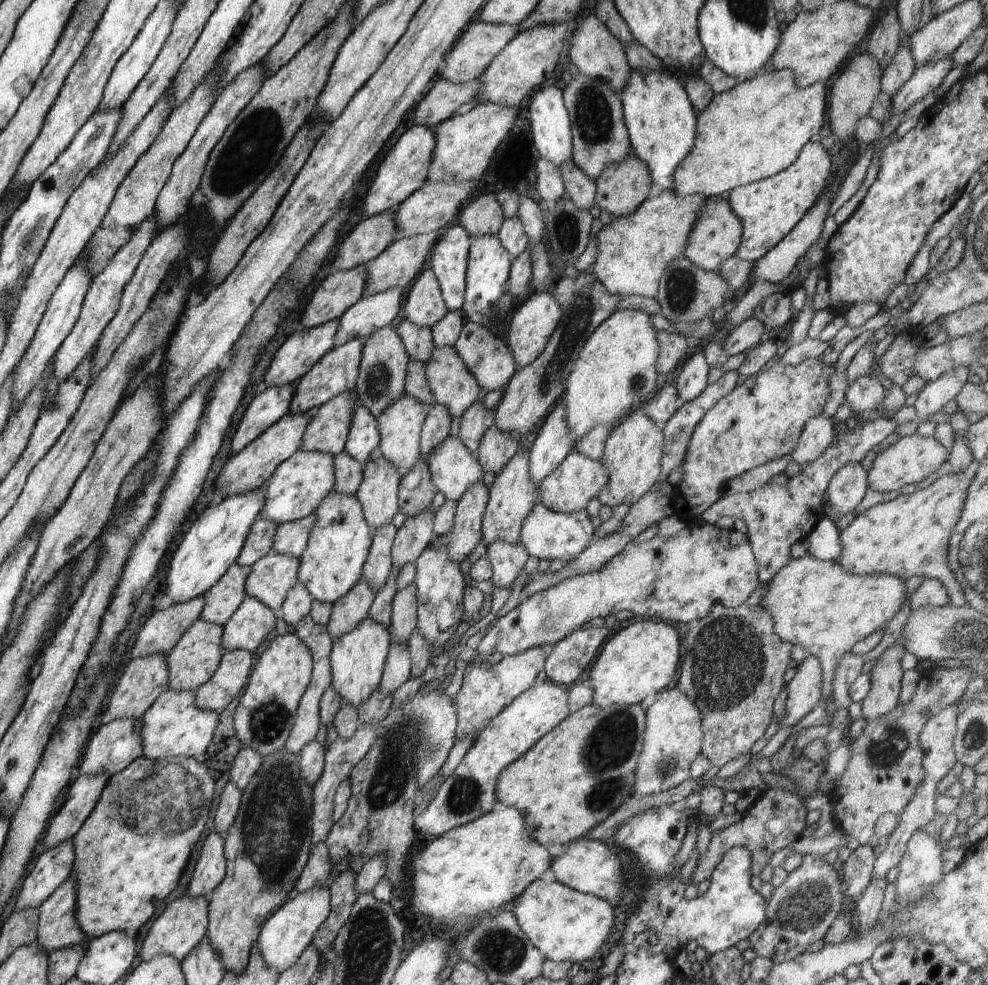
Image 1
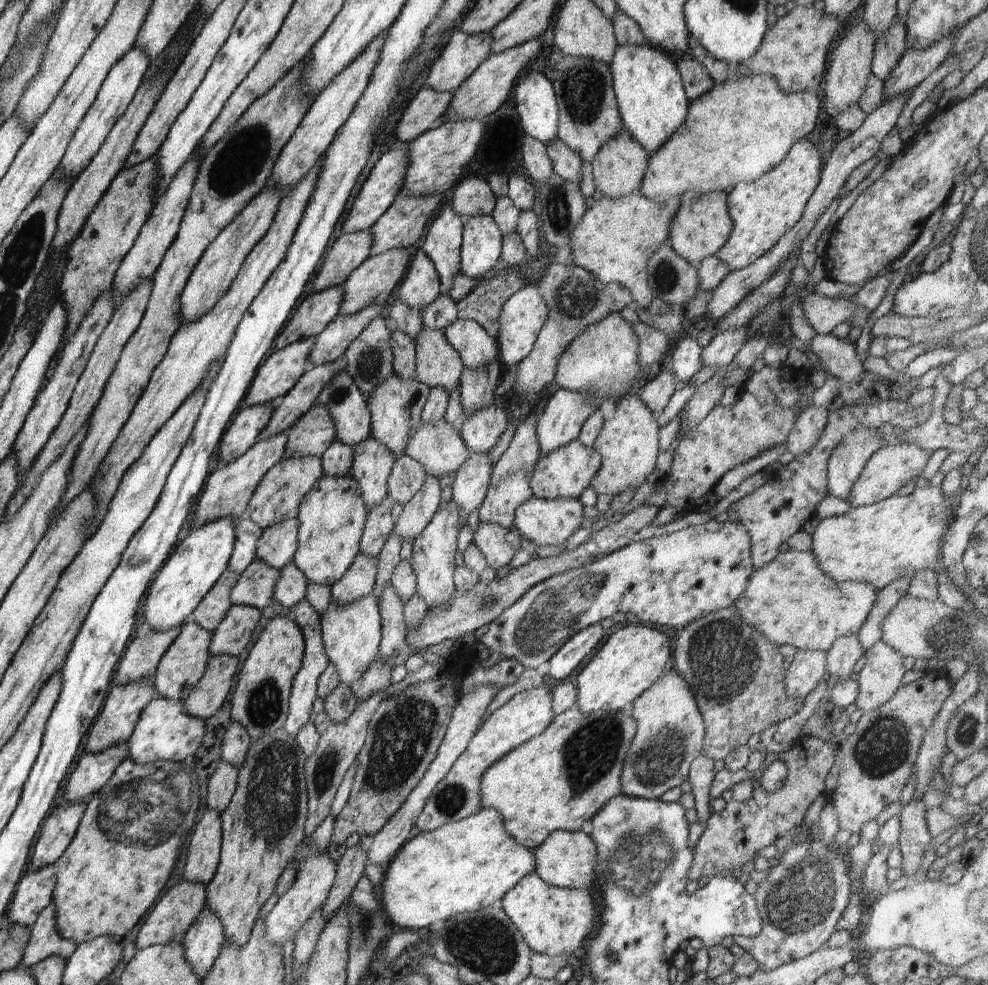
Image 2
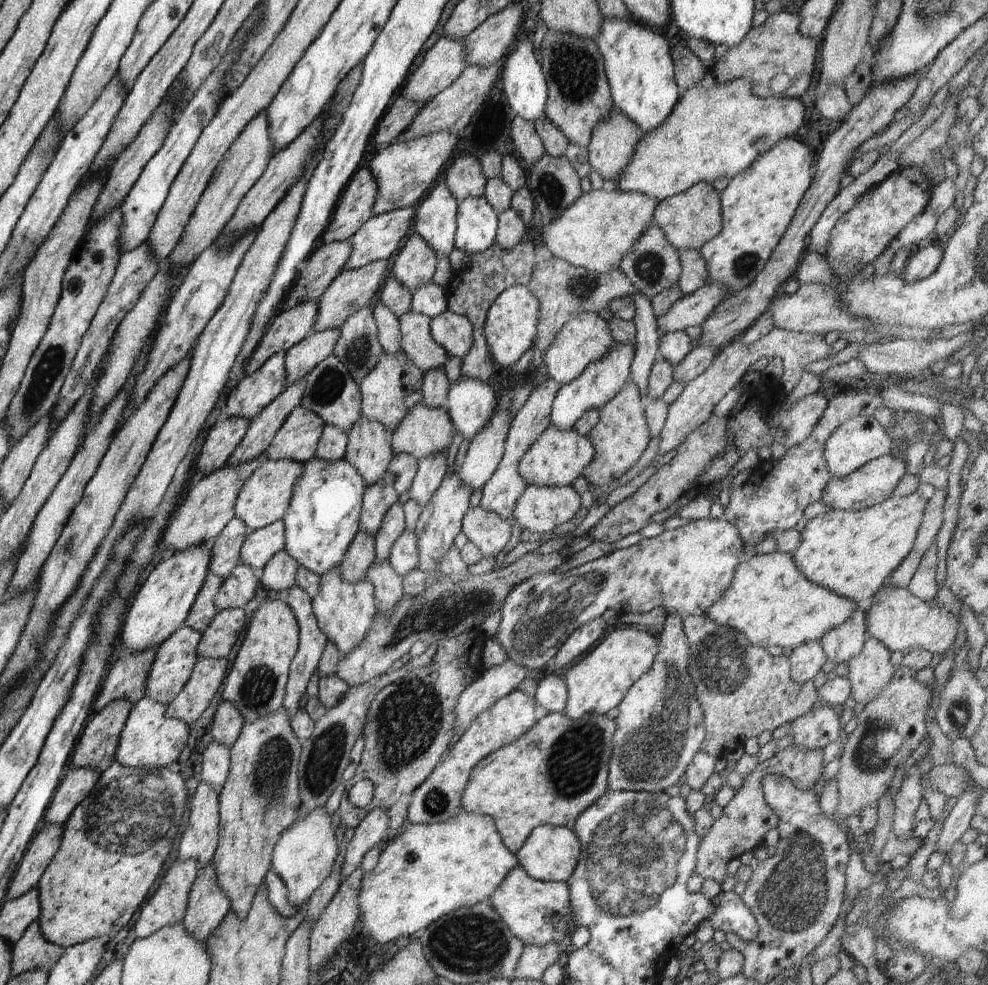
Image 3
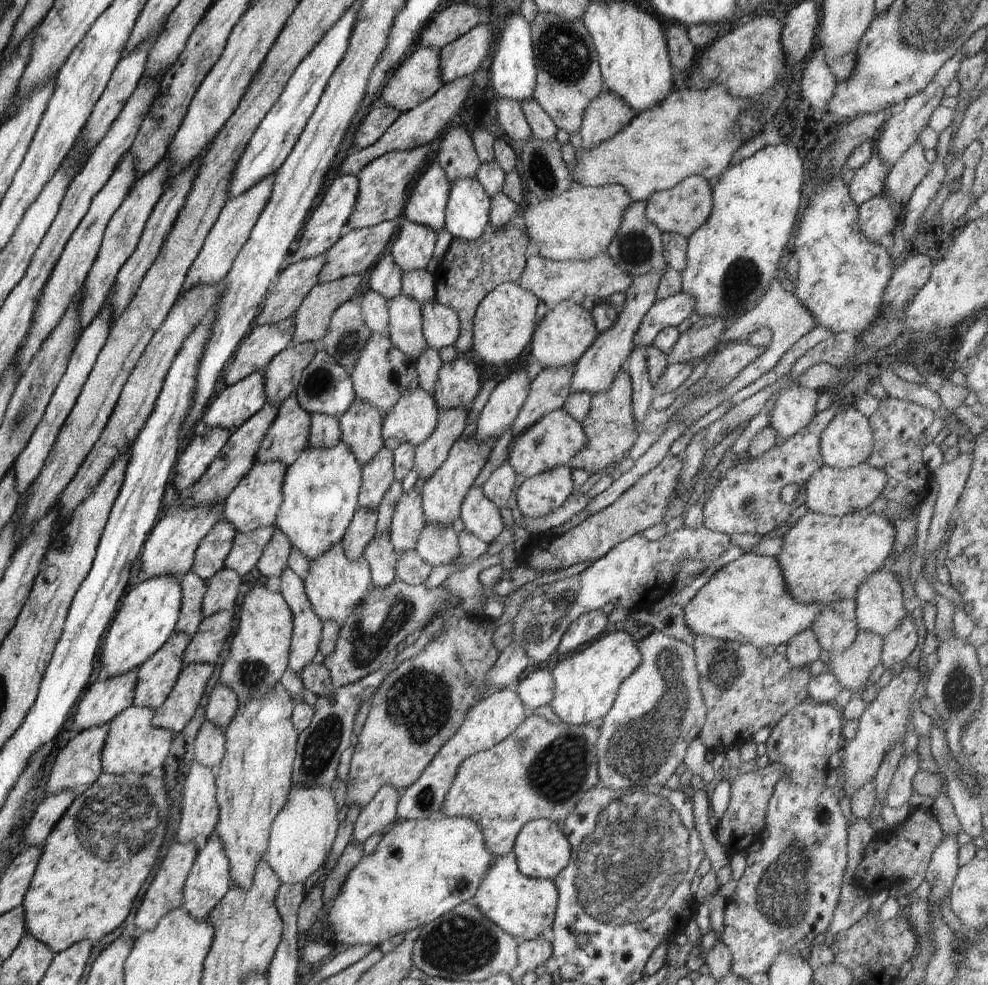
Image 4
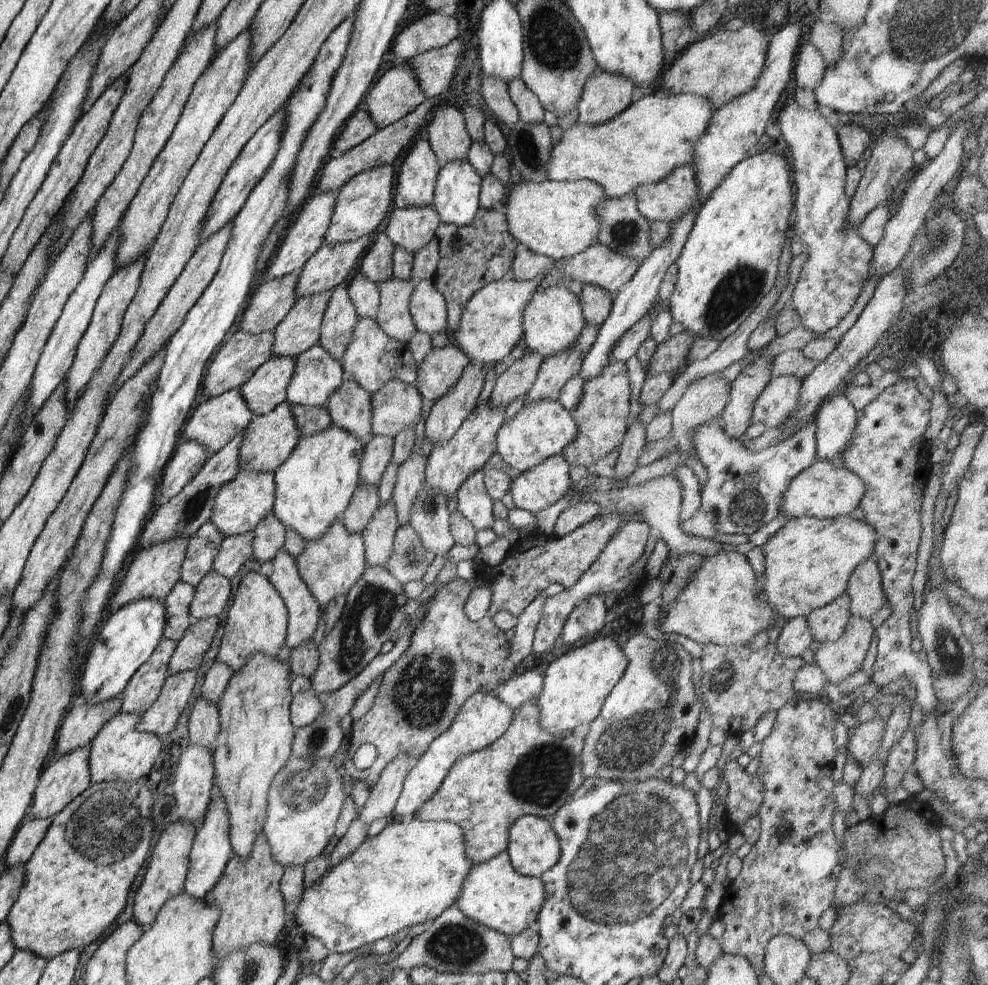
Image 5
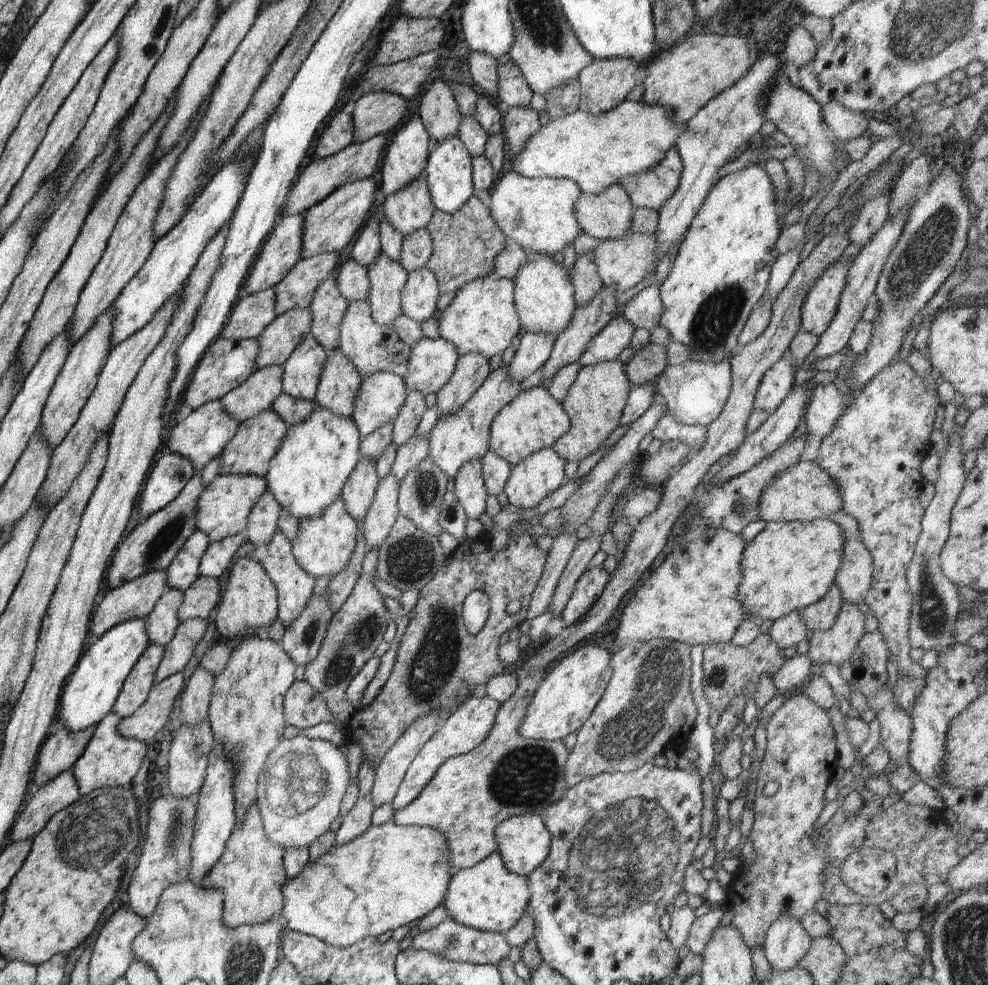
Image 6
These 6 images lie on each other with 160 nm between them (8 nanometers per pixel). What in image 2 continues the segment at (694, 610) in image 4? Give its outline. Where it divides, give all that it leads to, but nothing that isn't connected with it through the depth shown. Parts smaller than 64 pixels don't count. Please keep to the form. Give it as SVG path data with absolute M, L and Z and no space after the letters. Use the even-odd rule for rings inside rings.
M789 550L778 552L768 564L754 569L744 592L732 605L736 607L737 613L746 624L752 625L774 644L790 644L800 650L827 652L837 638L857 634L873 607L877 592L873 586L864 583L837 583L821 571L816 557L810 551Z

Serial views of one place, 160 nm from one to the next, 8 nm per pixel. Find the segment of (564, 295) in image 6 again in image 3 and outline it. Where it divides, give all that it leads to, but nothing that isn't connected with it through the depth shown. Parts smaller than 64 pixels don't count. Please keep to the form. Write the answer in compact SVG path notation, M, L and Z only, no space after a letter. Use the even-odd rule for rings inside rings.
M578 313L560 327L543 356L543 364L550 377L565 385L576 379L589 362L601 359L613 347L614 341L609 324L598 314Z

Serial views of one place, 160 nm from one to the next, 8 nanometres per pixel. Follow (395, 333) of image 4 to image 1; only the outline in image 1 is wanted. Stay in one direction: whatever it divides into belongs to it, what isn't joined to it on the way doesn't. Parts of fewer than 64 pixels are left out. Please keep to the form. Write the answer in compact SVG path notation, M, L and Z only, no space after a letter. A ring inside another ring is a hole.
M435 347L425 372L436 403L446 408L451 417L462 418L481 399L480 384L454 348Z

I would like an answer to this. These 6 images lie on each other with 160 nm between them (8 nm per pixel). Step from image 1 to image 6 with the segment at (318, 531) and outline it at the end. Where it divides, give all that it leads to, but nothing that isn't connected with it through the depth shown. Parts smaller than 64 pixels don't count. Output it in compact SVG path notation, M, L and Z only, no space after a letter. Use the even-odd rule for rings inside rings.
M316 404L315 411L307 419L287 428L264 476L267 480L267 490L274 495L282 509L291 512L296 518L312 519L320 516L334 500L340 497L344 483L358 464L358 459L362 456L361 438L356 423L350 417L334 414L331 410Z

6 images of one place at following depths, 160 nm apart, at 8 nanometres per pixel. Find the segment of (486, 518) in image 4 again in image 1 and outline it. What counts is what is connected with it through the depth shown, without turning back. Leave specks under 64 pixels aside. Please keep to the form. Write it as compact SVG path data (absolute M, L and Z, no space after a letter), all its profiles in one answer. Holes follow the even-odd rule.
M496 540L488 547L488 558L492 564L491 581L495 587L512 590L515 579L524 570L529 558L521 542L508 544L504 540Z

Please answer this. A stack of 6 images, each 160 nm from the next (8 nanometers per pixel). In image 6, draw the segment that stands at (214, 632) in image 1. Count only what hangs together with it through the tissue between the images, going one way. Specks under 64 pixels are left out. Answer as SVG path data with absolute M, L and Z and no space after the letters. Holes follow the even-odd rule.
M150 643L126 677L113 706L113 712L121 718L132 716L146 702L155 683L155 672L162 660L164 649L163 646Z

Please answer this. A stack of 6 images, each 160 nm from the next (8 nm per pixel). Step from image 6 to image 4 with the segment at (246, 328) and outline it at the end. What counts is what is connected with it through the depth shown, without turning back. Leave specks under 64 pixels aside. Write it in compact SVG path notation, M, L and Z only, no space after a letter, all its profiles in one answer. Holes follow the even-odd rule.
M325 254L288 265L279 274L278 282L263 300L254 325L271 325L294 316L325 263Z

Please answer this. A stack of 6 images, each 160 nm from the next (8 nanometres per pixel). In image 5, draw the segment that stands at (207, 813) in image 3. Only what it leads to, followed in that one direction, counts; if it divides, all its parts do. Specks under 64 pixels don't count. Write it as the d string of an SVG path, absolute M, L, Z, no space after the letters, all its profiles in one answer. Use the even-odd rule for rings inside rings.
M190 743L184 749L184 752L181 752L174 778L172 794L177 802L175 817L198 826L205 815L206 809L209 808L211 792L213 787L216 786L212 752L206 747Z

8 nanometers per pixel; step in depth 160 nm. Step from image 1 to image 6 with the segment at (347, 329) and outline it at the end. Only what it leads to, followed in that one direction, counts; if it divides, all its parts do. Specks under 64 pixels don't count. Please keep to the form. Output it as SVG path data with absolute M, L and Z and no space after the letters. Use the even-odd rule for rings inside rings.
M280 365L261 368L238 385L238 388L225 394L219 403L239 423L254 418L258 413L271 409L274 399L283 392L283 368Z

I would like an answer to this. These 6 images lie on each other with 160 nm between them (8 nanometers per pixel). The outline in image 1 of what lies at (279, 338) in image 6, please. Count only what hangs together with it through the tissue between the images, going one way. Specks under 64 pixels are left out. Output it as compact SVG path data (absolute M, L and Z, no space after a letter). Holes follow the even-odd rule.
M434 231L424 235L412 236L412 238L396 240L380 256L370 260L365 265L366 272L368 272L368 280L366 280L363 296L373 296L374 294L385 292L388 288L394 288L394 286L405 288L408 284L412 284L412 280L420 275L420 269L424 266L424 262L428 258L428 254L431 253L434 244L443 235L441 232Z

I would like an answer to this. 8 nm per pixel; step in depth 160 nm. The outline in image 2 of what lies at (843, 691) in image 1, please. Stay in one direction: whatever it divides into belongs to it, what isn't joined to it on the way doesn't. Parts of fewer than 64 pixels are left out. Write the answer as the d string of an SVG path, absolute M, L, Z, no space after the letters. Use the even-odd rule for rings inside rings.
M857 634L837 638L827 650L827 670L830 675L839 676L840 681L852 678L854 664L864 653Z

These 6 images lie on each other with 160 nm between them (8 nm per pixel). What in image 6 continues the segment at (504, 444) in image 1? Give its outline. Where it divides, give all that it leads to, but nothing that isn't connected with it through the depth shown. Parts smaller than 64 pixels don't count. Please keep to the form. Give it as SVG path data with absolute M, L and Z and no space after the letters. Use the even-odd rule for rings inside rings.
M424 336L413 342L409 352L407 371L402 378L408 389L420 391L424 396L431 392L437 393L450 380L458 357L456 347L445 338L431 339Z

